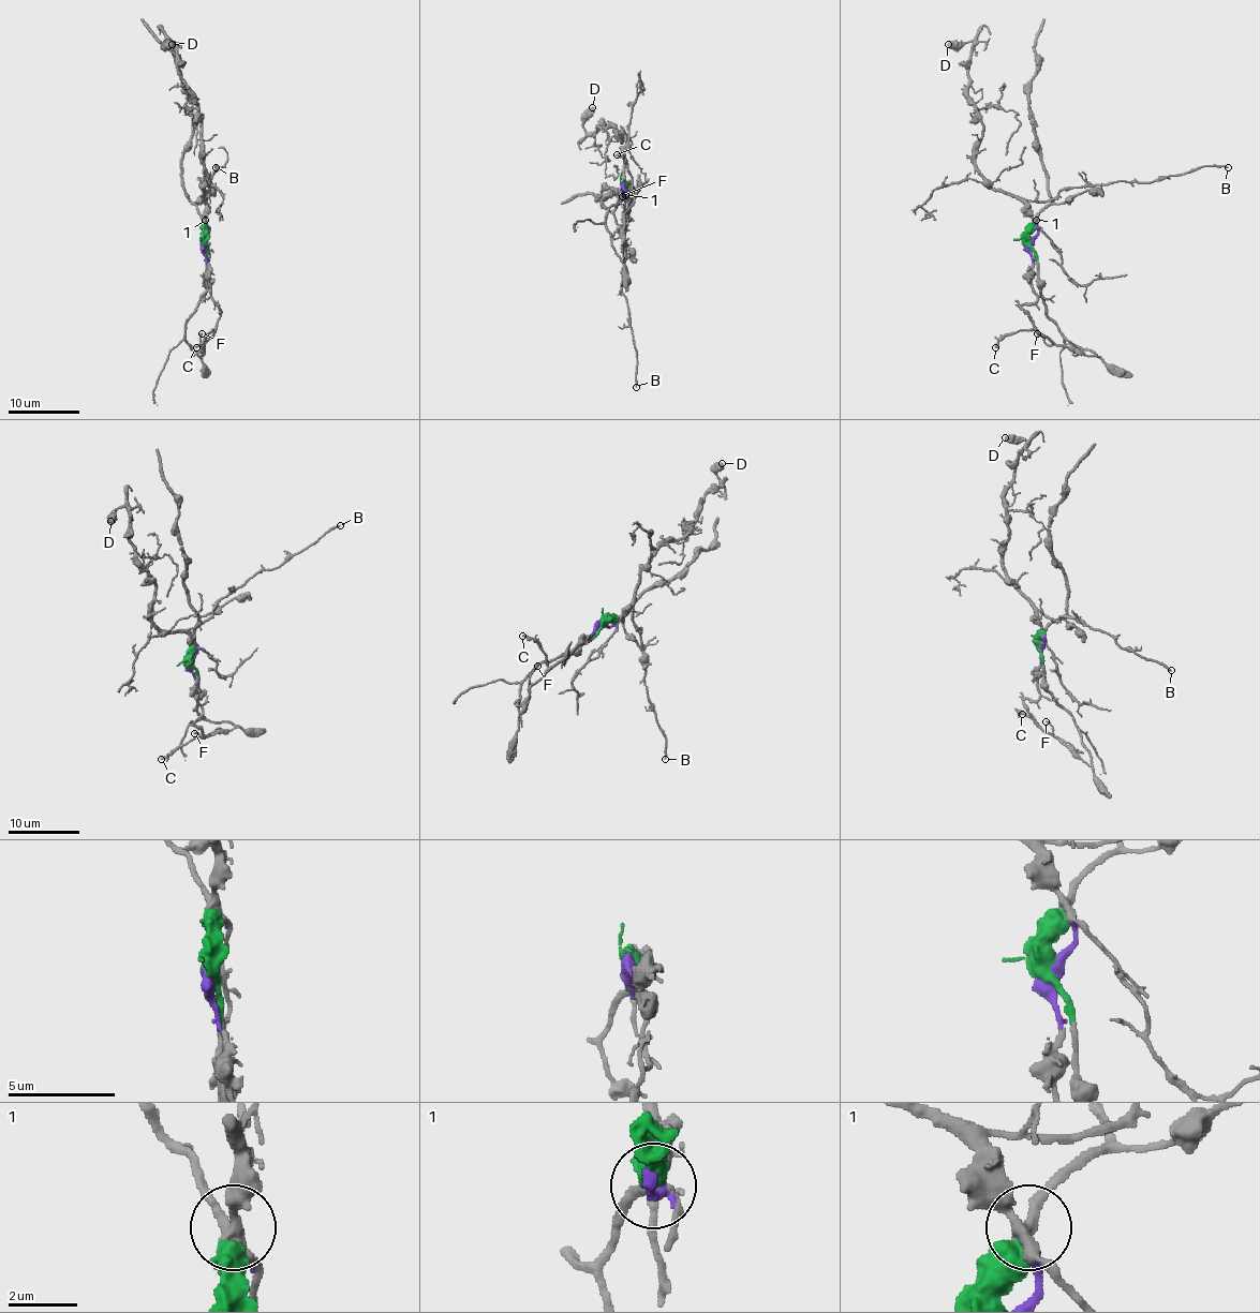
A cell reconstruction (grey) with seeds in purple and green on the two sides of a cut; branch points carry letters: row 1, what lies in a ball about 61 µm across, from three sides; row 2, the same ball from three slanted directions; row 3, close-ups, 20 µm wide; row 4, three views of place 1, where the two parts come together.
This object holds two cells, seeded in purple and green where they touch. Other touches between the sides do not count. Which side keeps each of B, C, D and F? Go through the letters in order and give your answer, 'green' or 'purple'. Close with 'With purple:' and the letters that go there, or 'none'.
B: purple
C: purple
D: purple
F: purple
With purple: B, C, D, F

